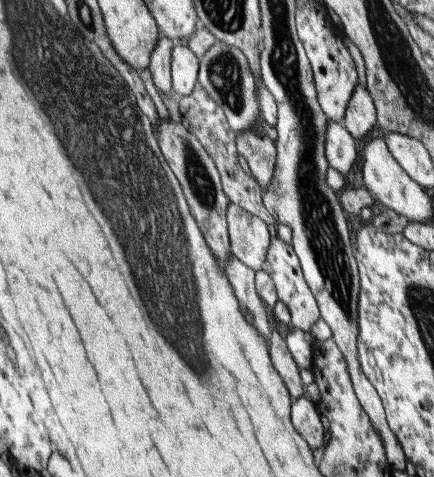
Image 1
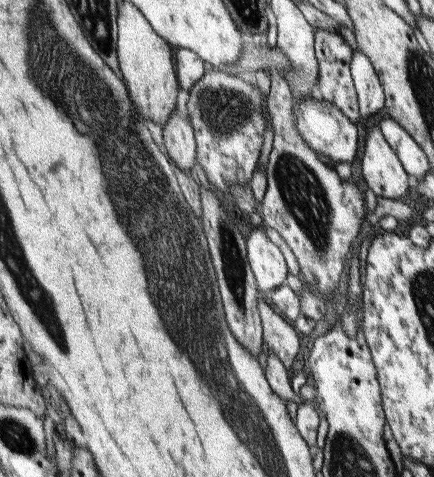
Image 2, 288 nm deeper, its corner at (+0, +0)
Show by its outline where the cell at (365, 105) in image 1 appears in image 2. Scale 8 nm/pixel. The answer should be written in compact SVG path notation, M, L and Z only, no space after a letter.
M353 52L353 58L349 62L351 78L357 94L357 106L359 106L359 118L367 118L375 114L377 110L385 108L385 94L381 88L381 82L369 64L369 60L363 56L363 52Z

